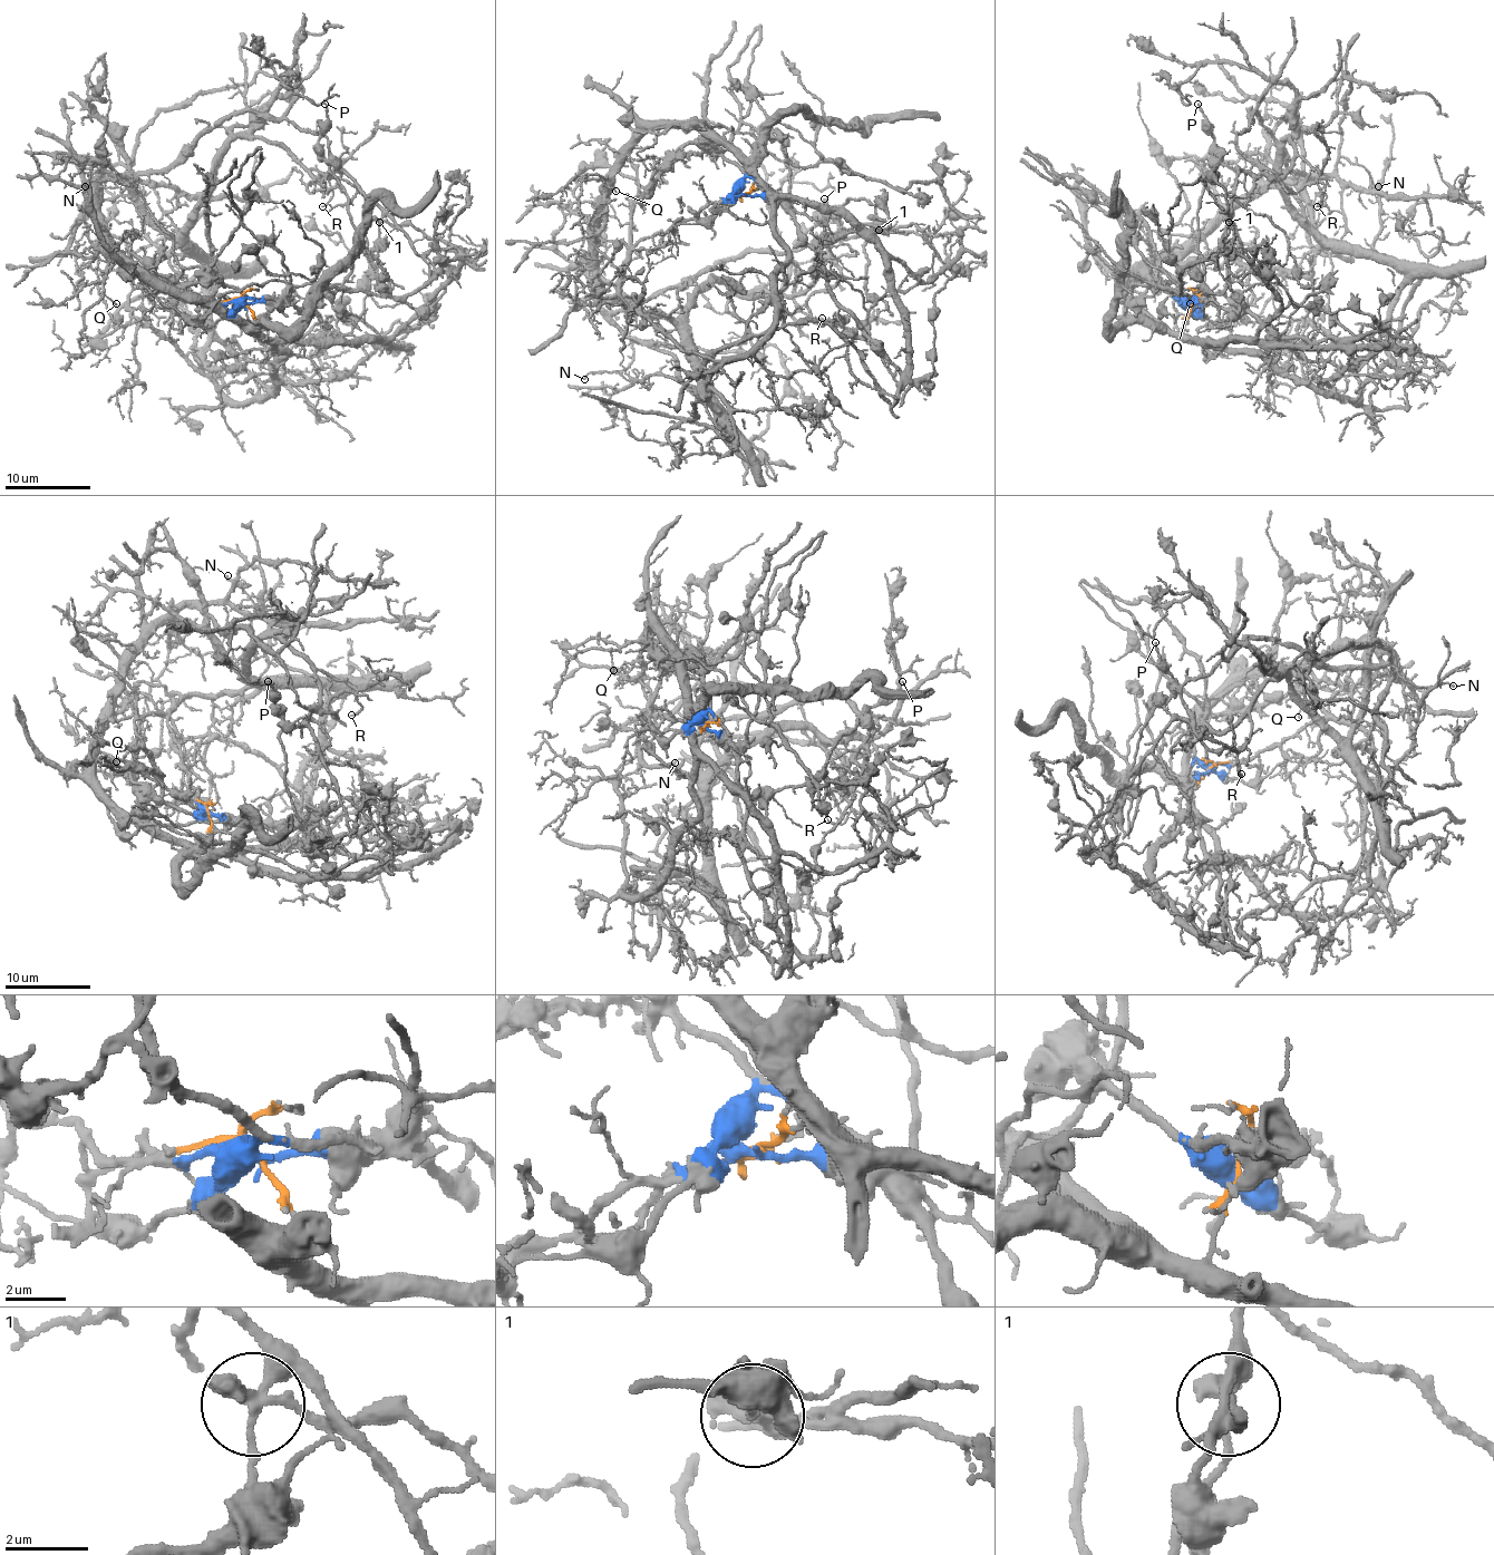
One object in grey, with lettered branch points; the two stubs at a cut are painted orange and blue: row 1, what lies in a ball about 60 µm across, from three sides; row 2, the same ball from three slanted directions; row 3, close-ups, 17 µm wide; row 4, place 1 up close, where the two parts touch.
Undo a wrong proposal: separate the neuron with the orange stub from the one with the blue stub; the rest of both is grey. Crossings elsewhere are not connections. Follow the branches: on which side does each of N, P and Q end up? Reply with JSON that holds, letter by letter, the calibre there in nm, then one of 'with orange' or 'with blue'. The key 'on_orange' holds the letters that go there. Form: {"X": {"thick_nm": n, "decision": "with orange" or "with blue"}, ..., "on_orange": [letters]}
{"N": {"thick_nm": 110, "decision": "with orange"}, "P": {"thick_nm": 100, "decision": "with blue"}, "Q": {"thick_nm": 120, "decision": "with orange"}, "on_orange": ["N", "Q"]}

